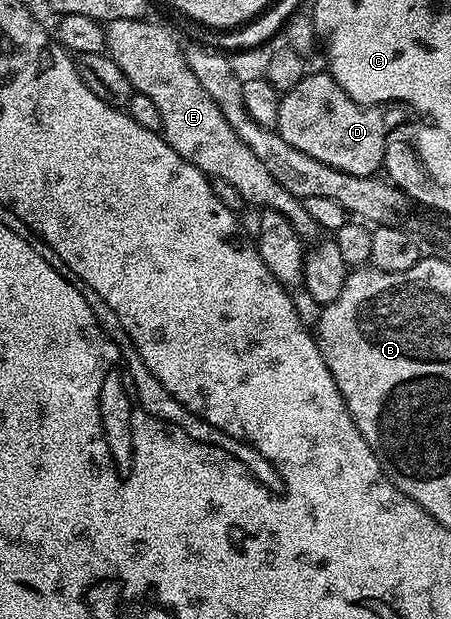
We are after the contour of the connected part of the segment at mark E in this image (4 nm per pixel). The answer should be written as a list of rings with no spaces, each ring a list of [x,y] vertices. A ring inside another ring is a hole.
[[[146,18],[110,20],[105,27],[106,54],[117,61],[121,73],[129,77],[132,88],[157,105],[163,126],[161,134],[168,145],[204,175],[229,181],[229,185],[234,185],[252,208],[281,213],[281,217],[293,225],[304,244],[311,245],[322,240],[324,229],[313,221],[313,217],[309,217],[309,209],[305,209],[303,200],[276,181],[273,173],[269,173],[263,162],[249,150],[249,145],[233,133],[233,125],[225,121],[225,113],[217,109],[217,101],[205,93],[193,69],[189,69],[184,48],[179,48],[178,41],[161,24],[147,22]]]

